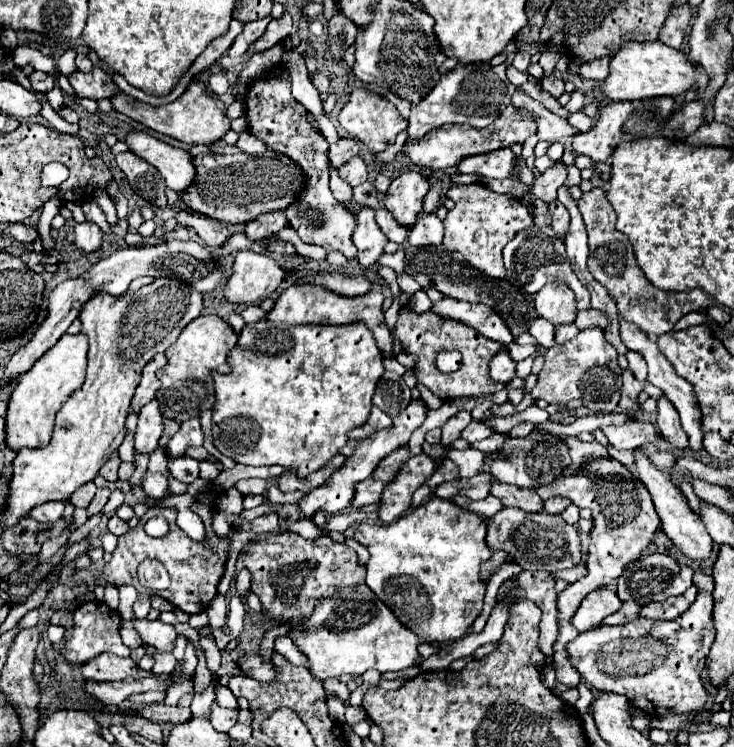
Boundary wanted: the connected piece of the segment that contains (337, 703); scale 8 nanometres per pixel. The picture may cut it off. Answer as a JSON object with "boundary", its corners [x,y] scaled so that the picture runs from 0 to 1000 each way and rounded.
{"boundary":[[[447,932],[447,950],[450,950],[450,961],[455,967],[469,967],[469,950],[471,950],[471,942],[458,934],[458,932]]]}

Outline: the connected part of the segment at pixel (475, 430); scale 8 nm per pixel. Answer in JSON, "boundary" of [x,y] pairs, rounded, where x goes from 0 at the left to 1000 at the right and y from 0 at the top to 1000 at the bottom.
{"boundary":[[[643,562],[643,568],[629,578],[629,586],[635,586],[638,592],[649,592],[649,589],[659,589],[670,581],[670,576],[659,568],[659,565],[649,565]]]}

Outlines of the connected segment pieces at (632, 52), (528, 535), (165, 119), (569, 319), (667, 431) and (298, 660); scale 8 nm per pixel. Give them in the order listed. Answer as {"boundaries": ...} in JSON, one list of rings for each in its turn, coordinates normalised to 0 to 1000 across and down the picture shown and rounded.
{"boundaries":[[[[899,54],[891,56],[858,56],[847,59],[847,64],[831,78],[831,99],[820,110],[820,126],[834,137],[869,134],[869,131],[891,131],[891,129],[926,129],[940,115],[951,115],[956,129],[962,118],[962,96],[943,86],[929,67],[913,64]]],[[[684,680],[670,693],[665,693],[662,726],[668,736],[695,739],[700,752],[706,752],[714,763],[757,766],[766,760],[779,760],[790,752],[787,710],[782,704],[774,704],[760,688],[719,688],[706,680]]],[[[264,104],[253,123],[237,134],[234,139],[223,139],[223,142],[204,142],[204,139],[196,139],[196,137],[188,137],[177,129],[172,129],[169,123],[161,123],[161,129],[153,129],[153,142],[155,147],[177,155],[180,161],[213,174],[213,177],[221,177],[221,179],[229,179],[234,185],[243,185],[253,193],[286,193],[286,190],[294,190],[300,187],[311,174],[313,174],[313,161],[308,158],[308,142],[305,137],[289,126],[281,112],[270,104]]],[[[763,378],[744,380],[730,394],[728,412],[738,426],[752,431],[755,436],[782,434],[782,426],[785,426],[782,391],[771,380],[763,380]]],[[[899,530],[899,533],[896,533],[894,568],[896,568],[896,576],[902,578],[902,584],[905,584],[913,594],[918,594],[918,597],[924,597],[924,600],[935,600],[935,597],[937,597],[937,584],[935,584],[935,578],[929,576],[924,549],[916,546],[916,541],[913,541],[913,535],[907,535],[907,530]]],[[[381,851],[381,854],[373,857],[373,873],[384,876],[384,878],[387,878],[390,884],[395,884],[395,889],[401,889],[401,892],[417,892],[417,894],[420,894],[417,878],[411,878],[411,873],[406,873],[401,857],[395,857],[392,851]]]]}

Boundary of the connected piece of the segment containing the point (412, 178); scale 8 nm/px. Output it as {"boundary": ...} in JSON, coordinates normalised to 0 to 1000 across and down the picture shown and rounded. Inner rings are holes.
{"boundary":[[[548,230],[531,246],[526,257],[523,276],[537,286],[537,292],[550,300],[561,303],[567,297],[569,284],[575,281],[575,268],[586,254],[586,241],[572,230]]]}

